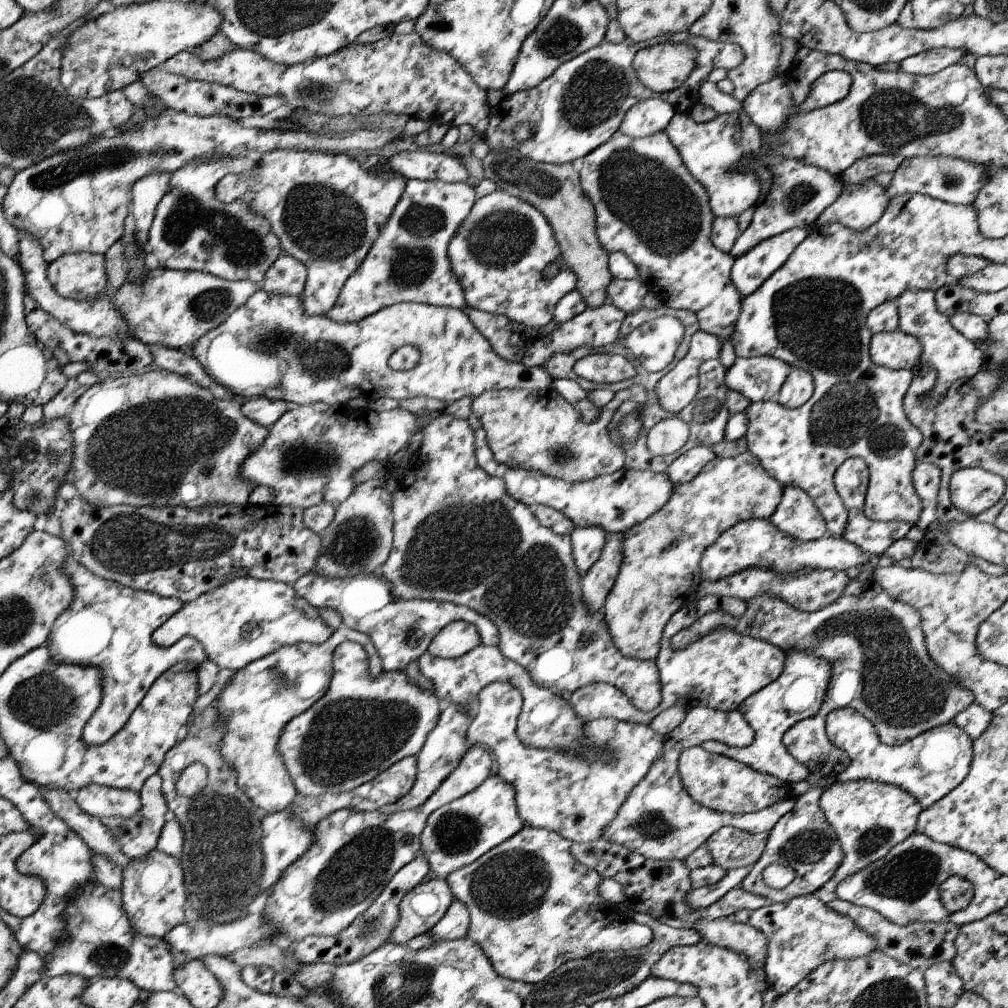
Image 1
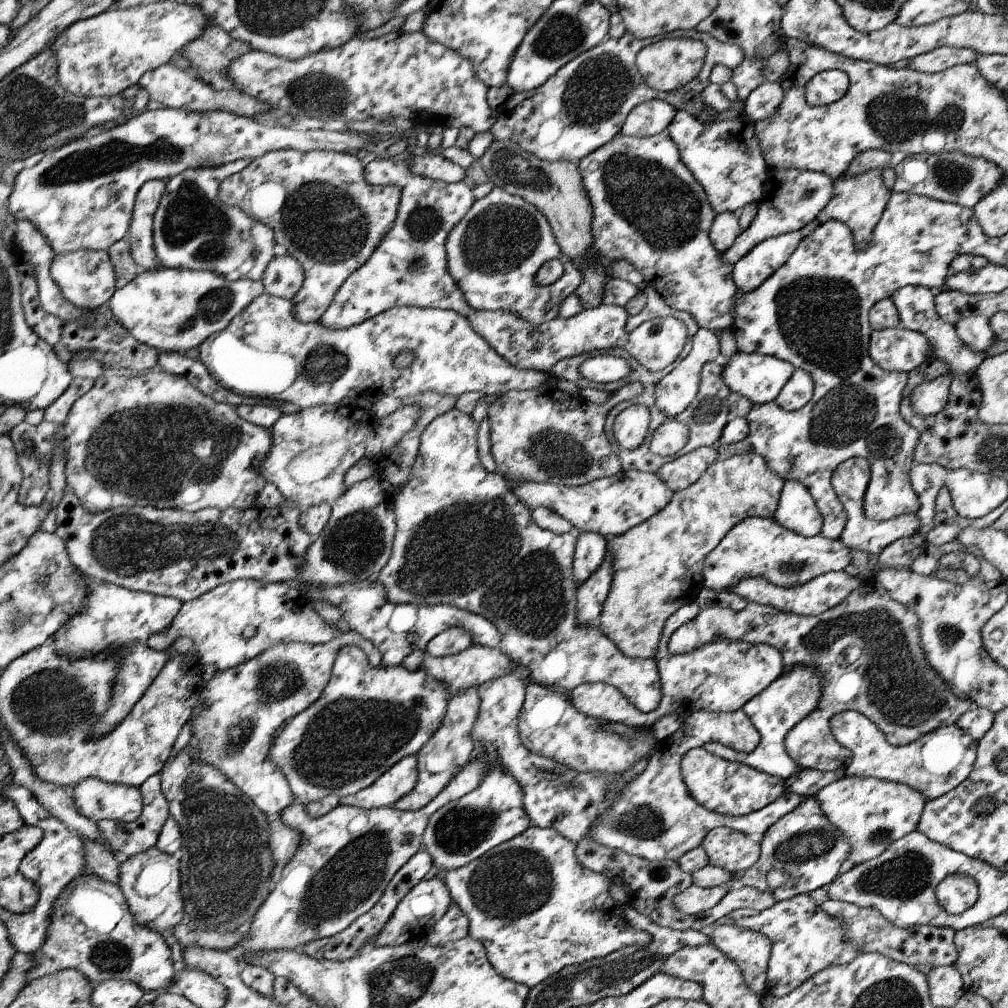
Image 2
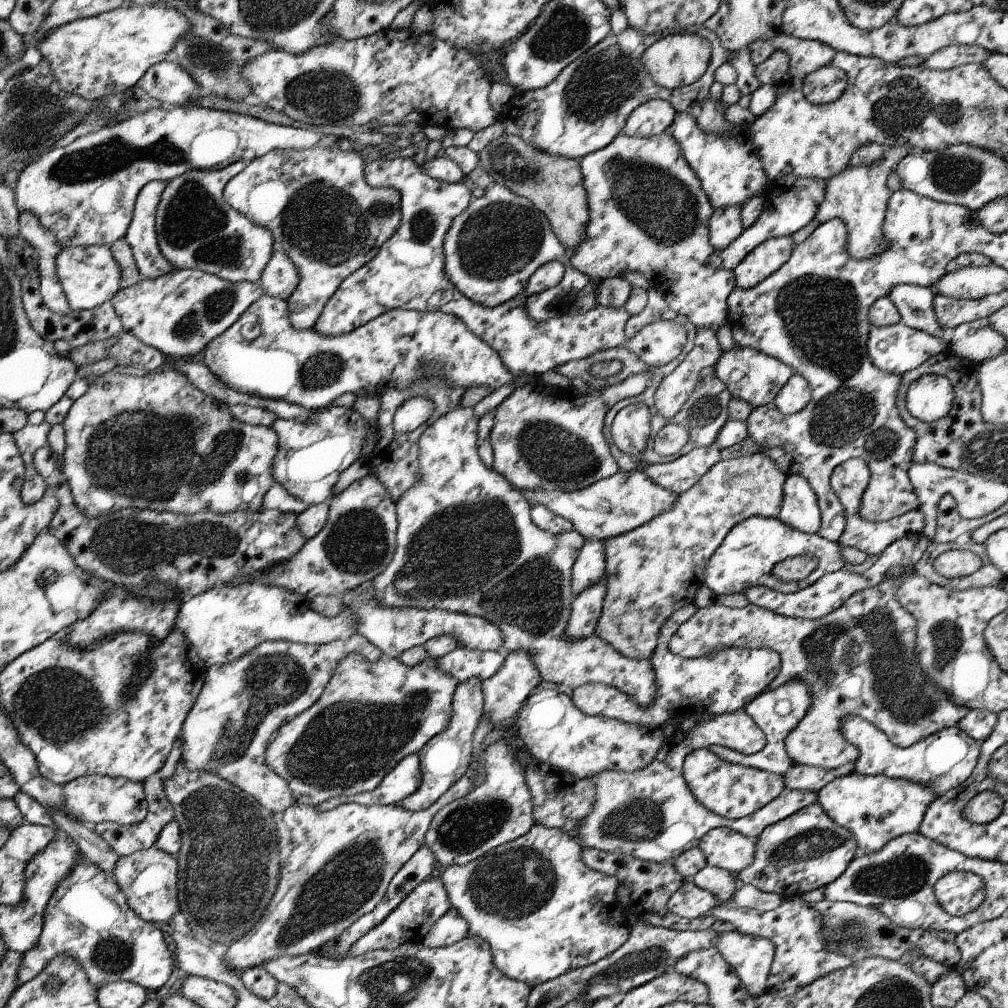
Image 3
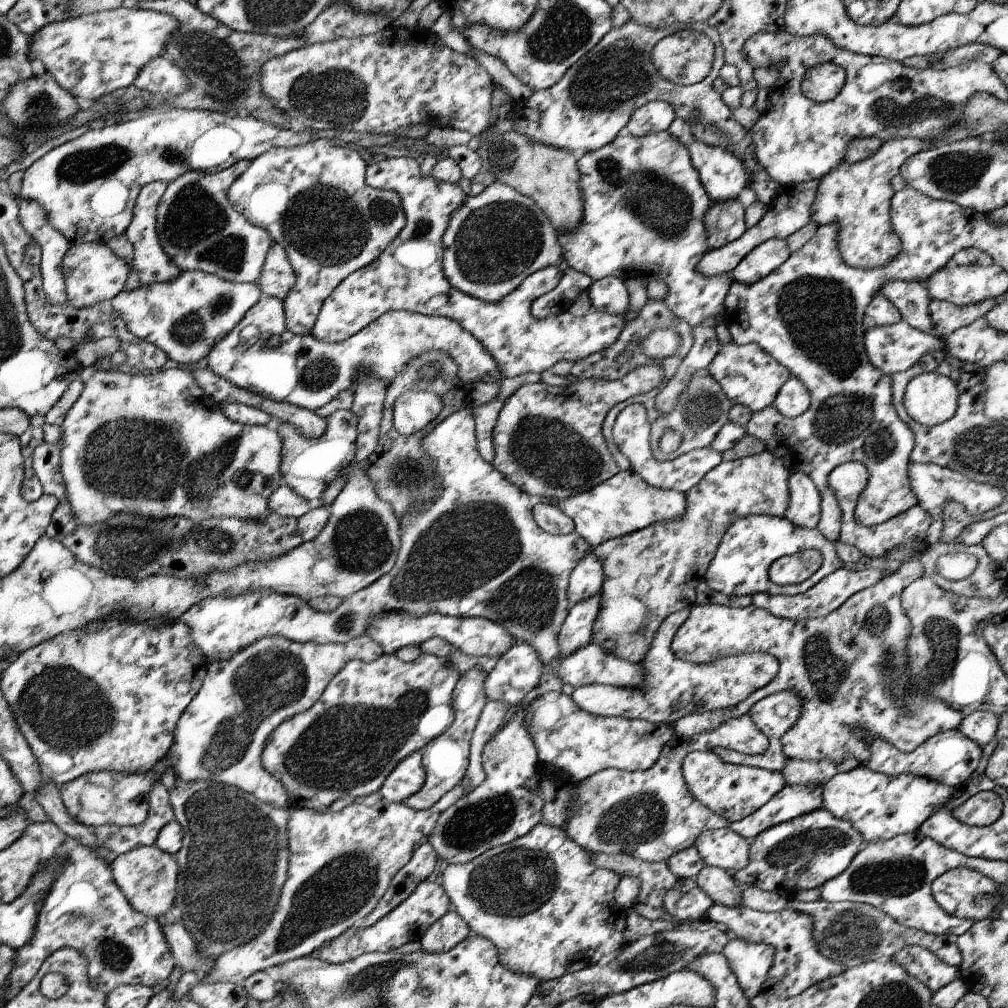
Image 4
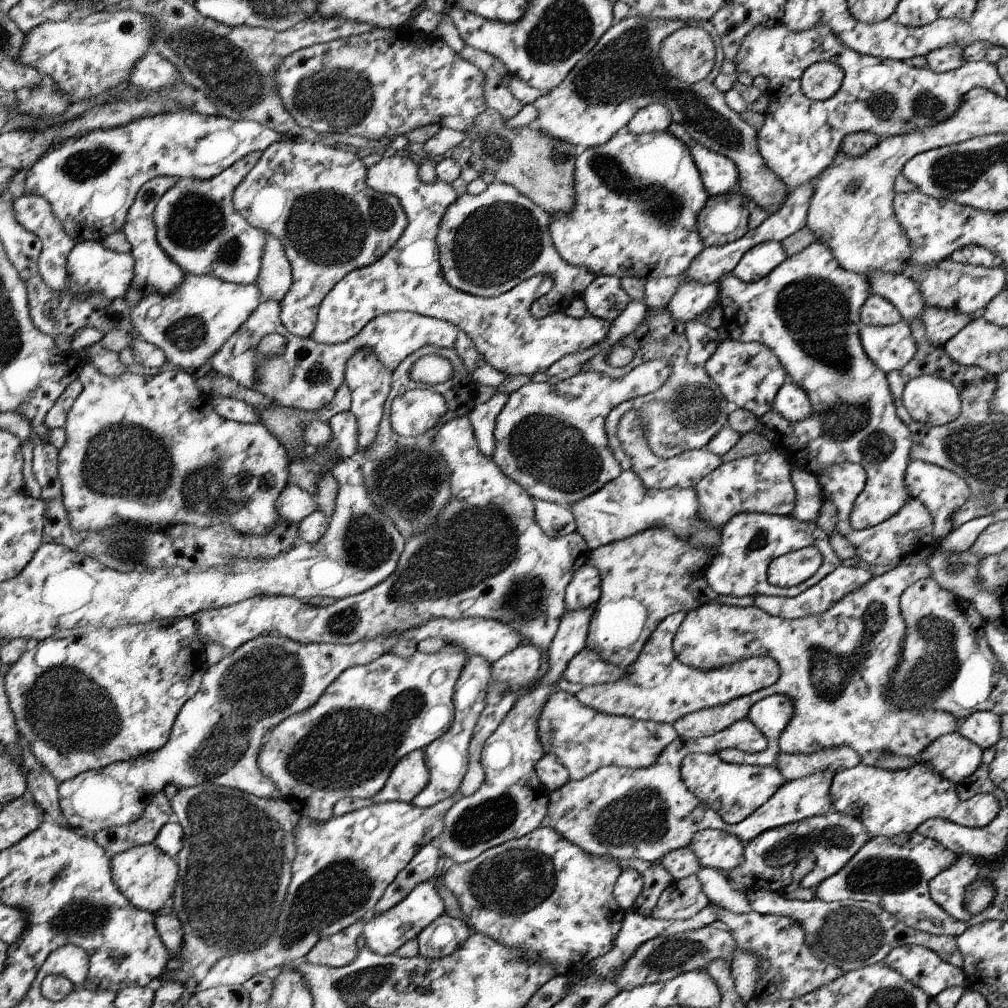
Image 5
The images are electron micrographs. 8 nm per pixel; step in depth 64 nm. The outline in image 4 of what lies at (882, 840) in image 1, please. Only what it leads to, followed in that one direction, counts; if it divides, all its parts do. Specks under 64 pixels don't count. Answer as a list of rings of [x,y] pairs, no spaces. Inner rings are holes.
[[[858,764],[857,768],[836,774],[822,788],[822,808],[835,818],[847,819],[862,834],[864,845],[881,839],[892,839],[897,835],[914,833],[938,810],[941,810],[954,794],[954,788],[916,774],[888,776],[872,772]]]

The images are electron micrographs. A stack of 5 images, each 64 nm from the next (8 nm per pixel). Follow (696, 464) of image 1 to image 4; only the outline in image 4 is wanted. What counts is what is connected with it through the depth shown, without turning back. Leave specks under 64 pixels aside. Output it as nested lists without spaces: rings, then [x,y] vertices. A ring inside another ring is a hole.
[[[629,405],[622,408],[615,424],[612,426],[612,438],[618,452],[630,462],[631,471],[638,474],[649,486],[658,489],[675,489],[688,493],[711,469],[723,462],[723,454],[705,447],[689,451],[677,458],[664,458],[658,461],[649,444],[651,427],[648,421],[647,411],[642,405]]]

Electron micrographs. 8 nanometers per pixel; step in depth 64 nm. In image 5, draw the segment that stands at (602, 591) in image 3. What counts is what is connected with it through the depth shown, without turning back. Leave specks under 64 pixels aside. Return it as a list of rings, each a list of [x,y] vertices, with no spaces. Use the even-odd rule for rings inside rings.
[[[590,606],[564,614],[556,636],[552,638],[547,652],[549,660],[540,678],[526,694],[522,692],[518,696],[514,707],[484,744],[480,760],[484,783],[470,796],[459,795],[444,814],[444,828],[434,843],[442,855],[455,863],[473,860],[486,850],[520,839],[546,823],[550,792],[540,783],[535,770],[536,764],[544,757],[538,740],[538,718],[544,702],[548,702],[548,696],[558,690],[568,662],[586,648],[594,609],[595,606]]]

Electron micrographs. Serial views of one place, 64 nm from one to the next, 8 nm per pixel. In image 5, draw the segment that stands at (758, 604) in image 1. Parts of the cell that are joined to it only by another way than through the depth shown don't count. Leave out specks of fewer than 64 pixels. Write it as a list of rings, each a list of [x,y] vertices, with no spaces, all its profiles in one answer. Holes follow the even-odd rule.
[[[925,562],[900,564],[882,576],[874,575],[866,586],[850,592],[824,614],[804,616],[796,620],[771,616],[755,605],[737,607],[707,603],[688,612],[672,644],[673,653],[680,662],[700,670],[712,670],[750,656],[770,656],[778,662],[780,678],[772,686],[752,695],[730,700],[720,706],[704,708],[676,720],[673,725],[676,733],[684,741],[717,734],[730,724],[747,718],[750,708],[756,702],[771,695],[782,694],[794,700],[794,716],[781,733],[781,753],[816,754],[818,750],[848,746],[859,756],[861,764],[872,767],[876,767],[880,756],[886,752],[894,756],[914,758],[936,738],[957,731],[960,725],[950,712],[932,708],[900,708],[892,704],[892,698],[888,698],[888,692],[892,690],[892,676],[896,674],[896,668],[900,664],[904,638],[908,630],[906,620],[902,617],[900,598],[904,590],[918,580],[931,577],[931,573],[932,570]]]

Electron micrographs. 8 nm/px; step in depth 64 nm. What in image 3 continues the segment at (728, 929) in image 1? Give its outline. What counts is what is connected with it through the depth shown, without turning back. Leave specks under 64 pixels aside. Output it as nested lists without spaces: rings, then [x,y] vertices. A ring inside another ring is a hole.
[[[718,930],[720,955],[736,970],[742,985],[752,996],[766,994],[766,982],[774,957],[774,944],[768,938],[742,934],[738,930]]]

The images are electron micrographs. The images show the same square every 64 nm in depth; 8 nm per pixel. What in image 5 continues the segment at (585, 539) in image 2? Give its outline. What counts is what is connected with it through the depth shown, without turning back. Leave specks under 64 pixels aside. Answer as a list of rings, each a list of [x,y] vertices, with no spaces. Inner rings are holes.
[[[589,563],[580,566],[565,589],[566,611],[595,606],[601,596],[600,572]]]

